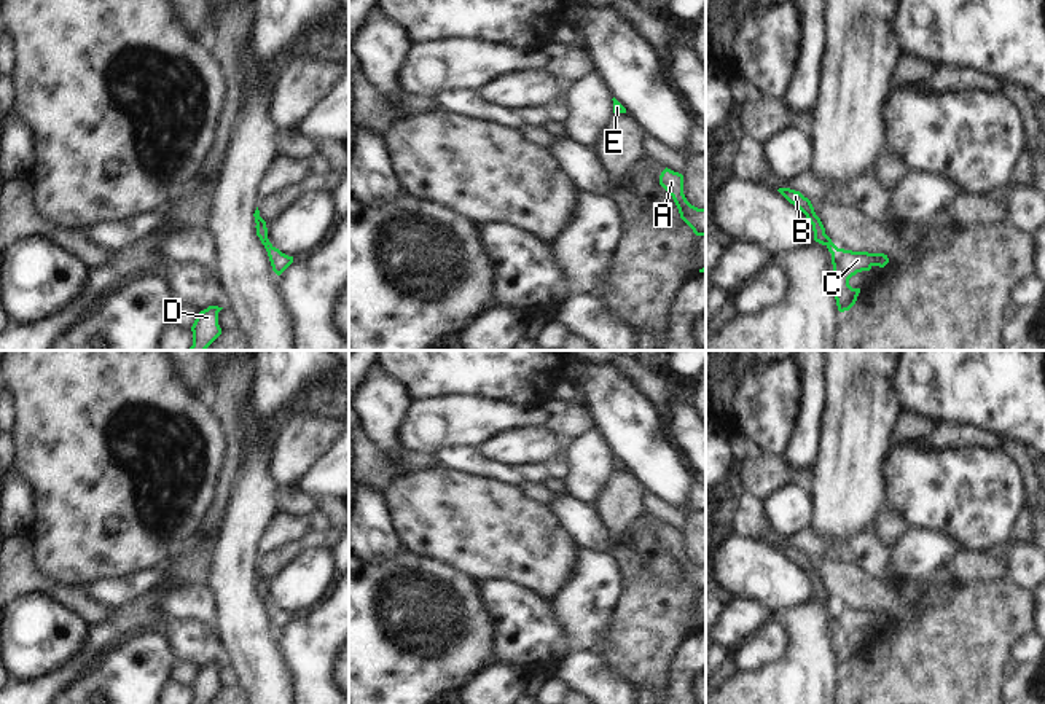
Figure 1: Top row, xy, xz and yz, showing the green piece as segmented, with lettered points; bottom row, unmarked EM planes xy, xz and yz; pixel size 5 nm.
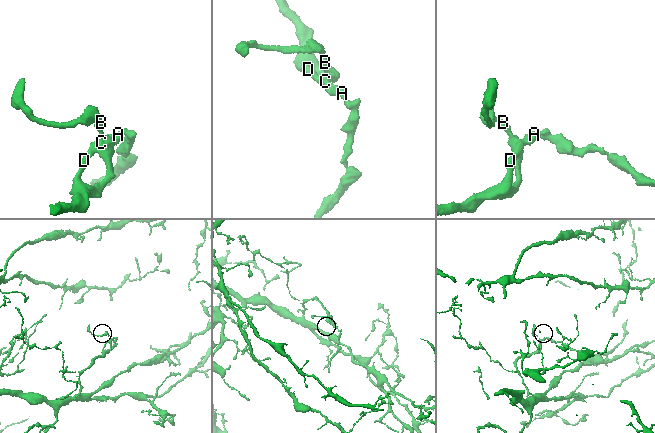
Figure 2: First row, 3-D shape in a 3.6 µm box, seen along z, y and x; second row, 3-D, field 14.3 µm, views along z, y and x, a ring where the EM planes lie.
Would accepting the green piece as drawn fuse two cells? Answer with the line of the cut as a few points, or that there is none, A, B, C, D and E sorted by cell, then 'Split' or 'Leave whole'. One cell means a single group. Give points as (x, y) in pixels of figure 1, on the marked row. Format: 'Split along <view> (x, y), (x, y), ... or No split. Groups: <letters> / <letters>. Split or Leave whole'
No split. Groups: A B C D E. Leave whole

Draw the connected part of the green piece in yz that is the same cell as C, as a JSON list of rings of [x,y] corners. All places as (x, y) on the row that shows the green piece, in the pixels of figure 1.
[[[779,188],[777,191],[806,215],[812,225],[814,241],[825,245],[832,253],[836,306],[840,312],[849,311],[860,293],[860,288],[852,288],[849,285],[849,279],[857,272],[870,271],[873,266],[884,268],[889,263],[887,255],[838,248],[825,234],[825,228],[808,198],[790,188]]]

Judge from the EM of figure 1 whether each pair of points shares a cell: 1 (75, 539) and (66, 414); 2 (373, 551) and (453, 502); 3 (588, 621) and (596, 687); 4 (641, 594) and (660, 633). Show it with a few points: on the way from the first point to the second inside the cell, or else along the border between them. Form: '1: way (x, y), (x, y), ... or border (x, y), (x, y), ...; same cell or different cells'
1: way (75, 508), (75, 445); same cell
2: border (383, 502), (395, 535), (403, 547); different cells
3: border (572, 650), (588, 652); different cells
4: way (649, 604), (650, 623); same cell

